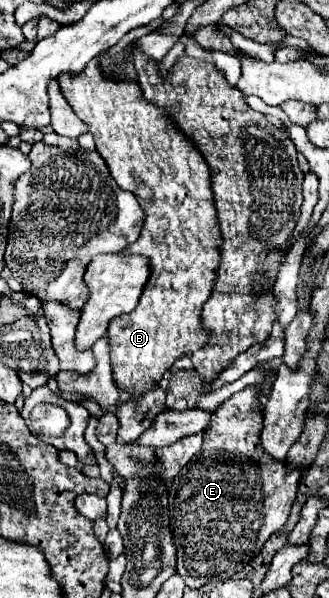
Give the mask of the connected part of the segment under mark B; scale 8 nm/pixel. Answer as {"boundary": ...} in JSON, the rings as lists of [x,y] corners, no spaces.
{"boundary":[[[94,57],[80,73],[60,73],[58,83],[74,113],[90,127],[96,149],[104,157],[118,187],[134,193],[146,213],[146,223],[138,241],[128,245],[128,249],[122,253],[148,257],[152,275],[144,287],[144,293],[140,295],[138,307],[132,313],[114,319],[108,327],[112,379],[118,389],[128,391],[132,397],[140,397],[158,387],[162,375],[178,357],[192,355],[208,345],[210,333],[202,325],[202,305],[208,301],[212,285],[216,283],[216,269],[220,265],[218,249],[222,247],[222,239],[214,211],[210,167],[200,149],[194,147],[172,121],[172,111],[156,107],[144,99],[136,79],[112,79],[110,75],[102,73],[98,61],[100,57]]]}

